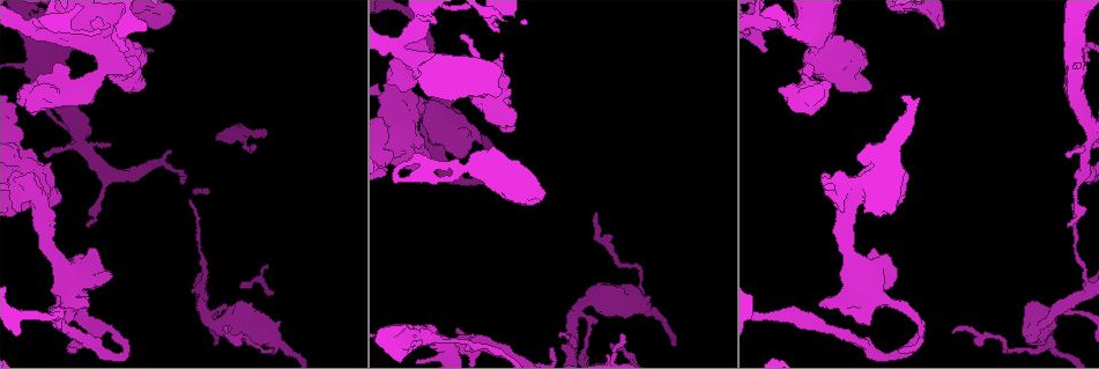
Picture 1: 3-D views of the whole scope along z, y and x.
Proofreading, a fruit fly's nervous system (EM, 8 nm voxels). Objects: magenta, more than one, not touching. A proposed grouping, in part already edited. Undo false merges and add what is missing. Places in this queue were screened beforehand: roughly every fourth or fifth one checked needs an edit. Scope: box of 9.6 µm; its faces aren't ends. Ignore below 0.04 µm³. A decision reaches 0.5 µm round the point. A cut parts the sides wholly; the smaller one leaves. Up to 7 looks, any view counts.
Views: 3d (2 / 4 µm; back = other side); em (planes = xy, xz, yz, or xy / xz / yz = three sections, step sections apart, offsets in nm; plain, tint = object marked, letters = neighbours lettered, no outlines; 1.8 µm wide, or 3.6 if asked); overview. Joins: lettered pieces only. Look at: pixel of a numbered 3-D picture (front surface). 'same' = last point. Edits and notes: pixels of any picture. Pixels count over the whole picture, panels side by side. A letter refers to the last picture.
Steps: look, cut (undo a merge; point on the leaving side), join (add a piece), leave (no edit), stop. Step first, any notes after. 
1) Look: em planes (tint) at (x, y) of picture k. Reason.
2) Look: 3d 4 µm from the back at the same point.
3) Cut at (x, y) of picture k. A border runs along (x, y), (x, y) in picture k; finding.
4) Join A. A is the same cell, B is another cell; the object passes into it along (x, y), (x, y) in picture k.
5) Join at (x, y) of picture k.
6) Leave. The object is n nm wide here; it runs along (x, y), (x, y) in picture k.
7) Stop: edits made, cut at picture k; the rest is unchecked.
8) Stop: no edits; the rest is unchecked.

Look: 3d 4 µm at (420, 337) of picture 1. Four-way junction.

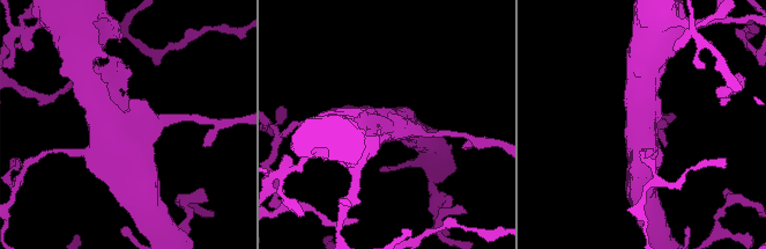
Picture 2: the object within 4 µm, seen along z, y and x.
Look: em 3.6 µm planes (letters) at (386, 128) of picture 2. 4 arms meet here.

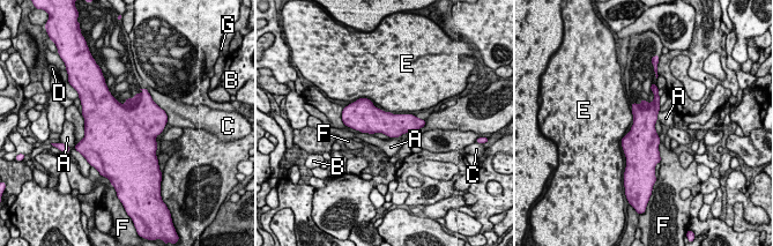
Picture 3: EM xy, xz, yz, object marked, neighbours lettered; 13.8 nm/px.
Leave. A, B, C, D, E, F and G are other cells; a border runs along (368, 97), (361, 97), (356, 101) in picture 3; continuous, no second neuron.

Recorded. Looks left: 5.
Look: 3d 4 µm at (25, 150) of picture 1. Stops while still wide.

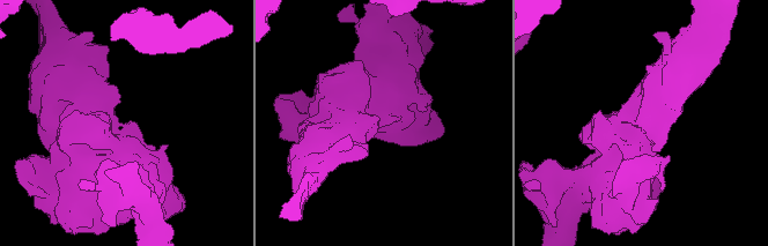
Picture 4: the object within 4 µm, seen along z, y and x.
Look: em 3.6 µm planes (plain) at (119, 122) of picture 4. Shape alone is not enough.

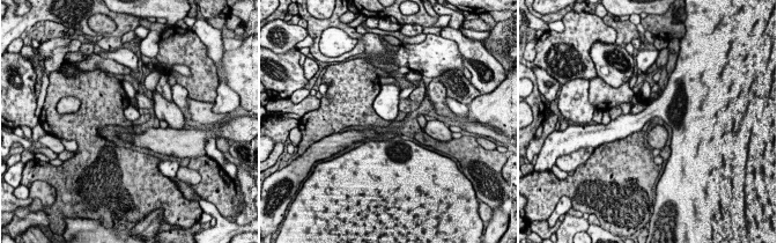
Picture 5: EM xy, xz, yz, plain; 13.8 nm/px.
Look: em 3.6 µm planes (letters) at the same point. What lies round it.

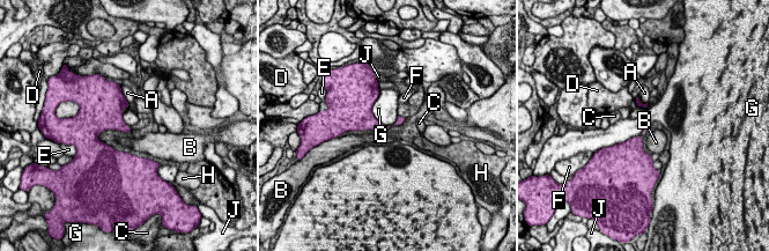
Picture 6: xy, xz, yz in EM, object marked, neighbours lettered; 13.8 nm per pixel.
Leave. The longest contact is with G, 550 nm; A, B, C, D, E, F, G, H and J are other cells; a border runs along (379, 90), (372, 115), (390, 126) in picture 6; no lettered piece goes on from it.

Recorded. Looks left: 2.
Look: 3d 4 µm at (810, 27) of picture 1. Calibre changes.

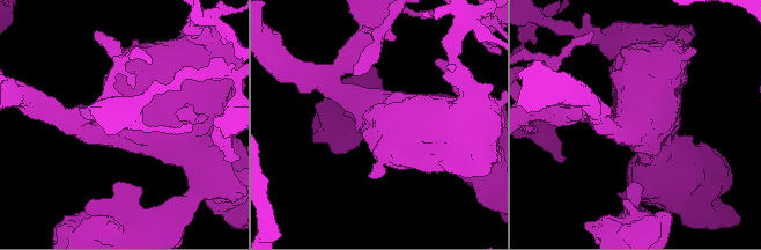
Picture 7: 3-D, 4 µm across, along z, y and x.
Look: em 3.6 µm yz step 4 (letters) at (635, 126) of picture 7. Now the EM.

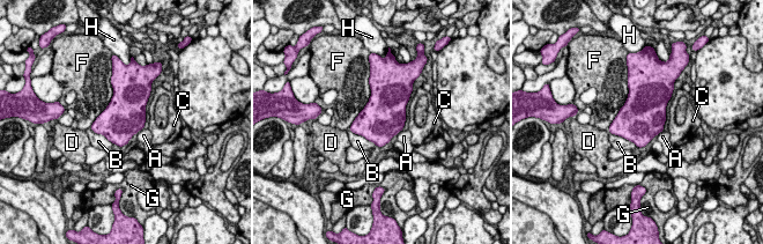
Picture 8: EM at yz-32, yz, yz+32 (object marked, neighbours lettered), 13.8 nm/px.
Leave. A, B, C, D, F, G and H are other cells; one neuron here.

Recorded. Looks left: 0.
Stop: no edits; the rest is unchecked.

